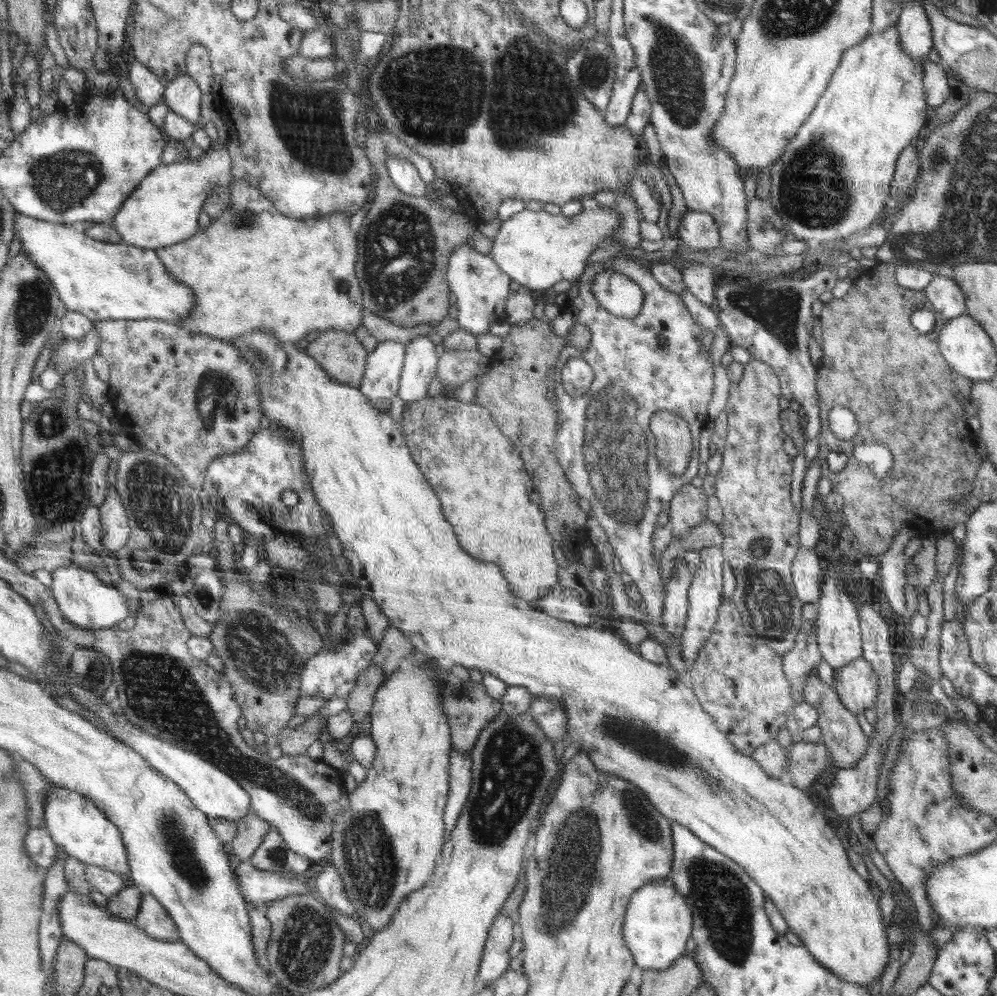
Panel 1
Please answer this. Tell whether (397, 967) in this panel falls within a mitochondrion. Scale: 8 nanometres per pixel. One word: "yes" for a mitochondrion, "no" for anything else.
no

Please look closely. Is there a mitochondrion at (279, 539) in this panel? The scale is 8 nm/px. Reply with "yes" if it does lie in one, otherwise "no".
no

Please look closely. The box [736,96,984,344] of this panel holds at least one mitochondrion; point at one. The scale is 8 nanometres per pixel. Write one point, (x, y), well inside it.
(813, 192)

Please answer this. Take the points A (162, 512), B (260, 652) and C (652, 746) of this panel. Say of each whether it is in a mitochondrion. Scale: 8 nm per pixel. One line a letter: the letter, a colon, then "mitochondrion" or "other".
A: mitochondrion
B: mitochondrion
C: mitochondrion

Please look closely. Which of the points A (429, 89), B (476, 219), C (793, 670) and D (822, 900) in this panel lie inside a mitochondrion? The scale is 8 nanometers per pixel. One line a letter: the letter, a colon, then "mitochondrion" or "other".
A: mitochondrion
B: other
C: other
D: other

